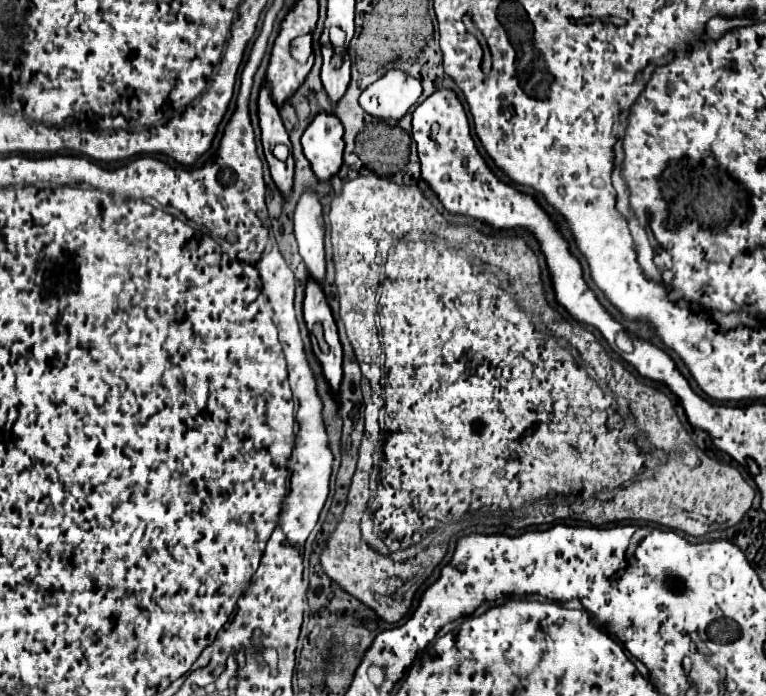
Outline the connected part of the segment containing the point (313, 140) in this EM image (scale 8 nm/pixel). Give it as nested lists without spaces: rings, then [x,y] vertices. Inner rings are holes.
[[[318,113],[308,129],[302,135],[304,155],[310,161],[312,169],[316,171],[318,179],[326,181],[338,173],[342,167],[342,123],[332,113]]]

